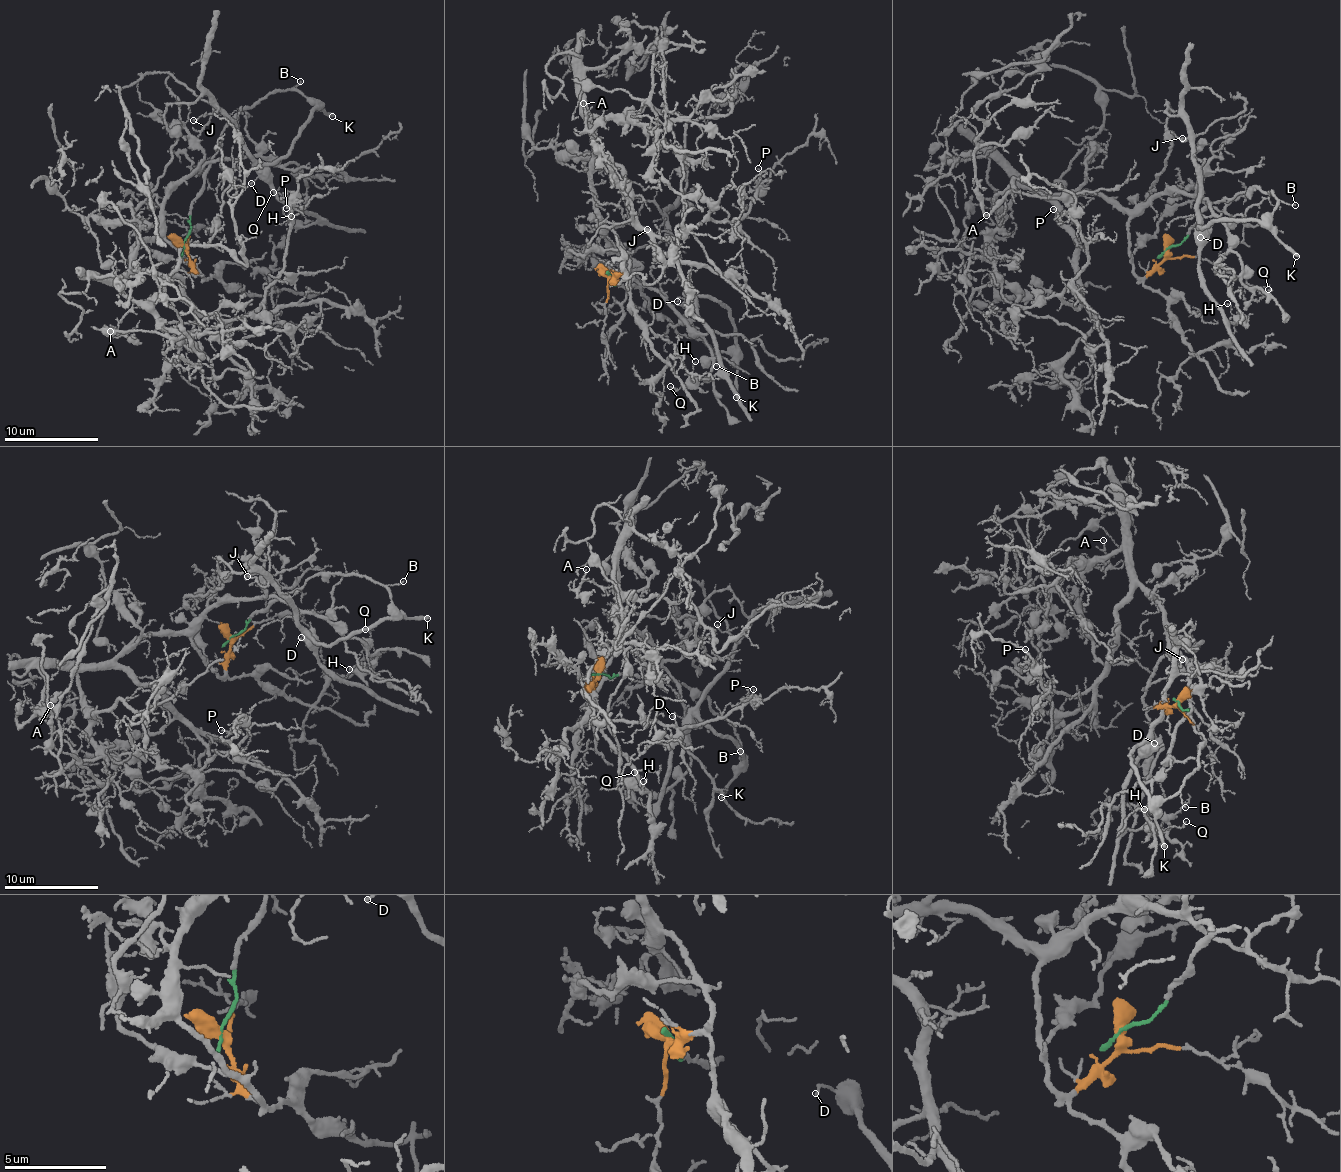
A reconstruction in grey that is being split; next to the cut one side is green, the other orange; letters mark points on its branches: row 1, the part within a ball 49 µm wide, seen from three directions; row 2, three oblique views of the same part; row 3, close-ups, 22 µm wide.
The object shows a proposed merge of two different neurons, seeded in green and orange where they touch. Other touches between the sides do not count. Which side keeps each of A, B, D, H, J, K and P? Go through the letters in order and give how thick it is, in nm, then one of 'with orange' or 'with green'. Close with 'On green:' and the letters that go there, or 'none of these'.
A: 110 nm thick; with orange
B: 100 nm thick; with green
D: 120 nm thick; with green
H: 80 nm thick; with green
J: 120 nm thick; with green
K: 280 nm thick; with green
P: 70 nm thick; with orange
On green: B, D, H, J, K

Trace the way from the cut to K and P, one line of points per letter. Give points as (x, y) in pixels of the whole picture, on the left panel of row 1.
K: (183, 245), (191, 208), (210, 160), (220, 149), (222, 132), (245, 109), (268, 93), (303, 92), (333, 116)
P: (183, 245), (202, 274), (156, 238), (128, 260), (179, 279), (189, 305), (238, 321), (283, 266), (285, 209)

